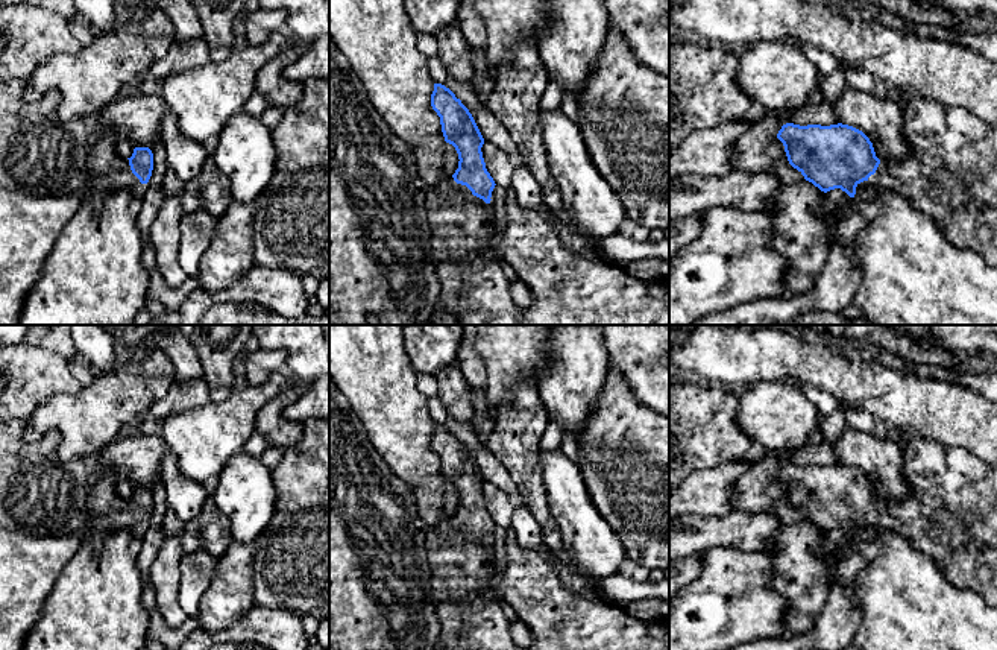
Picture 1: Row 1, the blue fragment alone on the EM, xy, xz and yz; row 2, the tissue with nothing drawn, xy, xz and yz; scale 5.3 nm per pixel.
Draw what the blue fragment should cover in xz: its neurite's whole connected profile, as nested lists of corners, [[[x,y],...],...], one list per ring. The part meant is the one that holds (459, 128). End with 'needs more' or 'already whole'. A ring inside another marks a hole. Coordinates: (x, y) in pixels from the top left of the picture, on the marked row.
[[[434,84],[431,106],[440,117],[445,141],[455,147],[460,159],[455,173],[442,175],[425,196],[431,254],[442,284],[439,308],[454,314],[460,325],[522,325],[524,310],[514,305],[510,281],[504,276],[499,258],[490,246],[493,217],[490,197],[496,184],[483,158],[484,138],[469,109],[445,85]]] | needs more

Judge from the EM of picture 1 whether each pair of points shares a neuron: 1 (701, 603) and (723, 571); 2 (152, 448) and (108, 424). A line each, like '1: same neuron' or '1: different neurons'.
1: same neuron
2: different neurons

